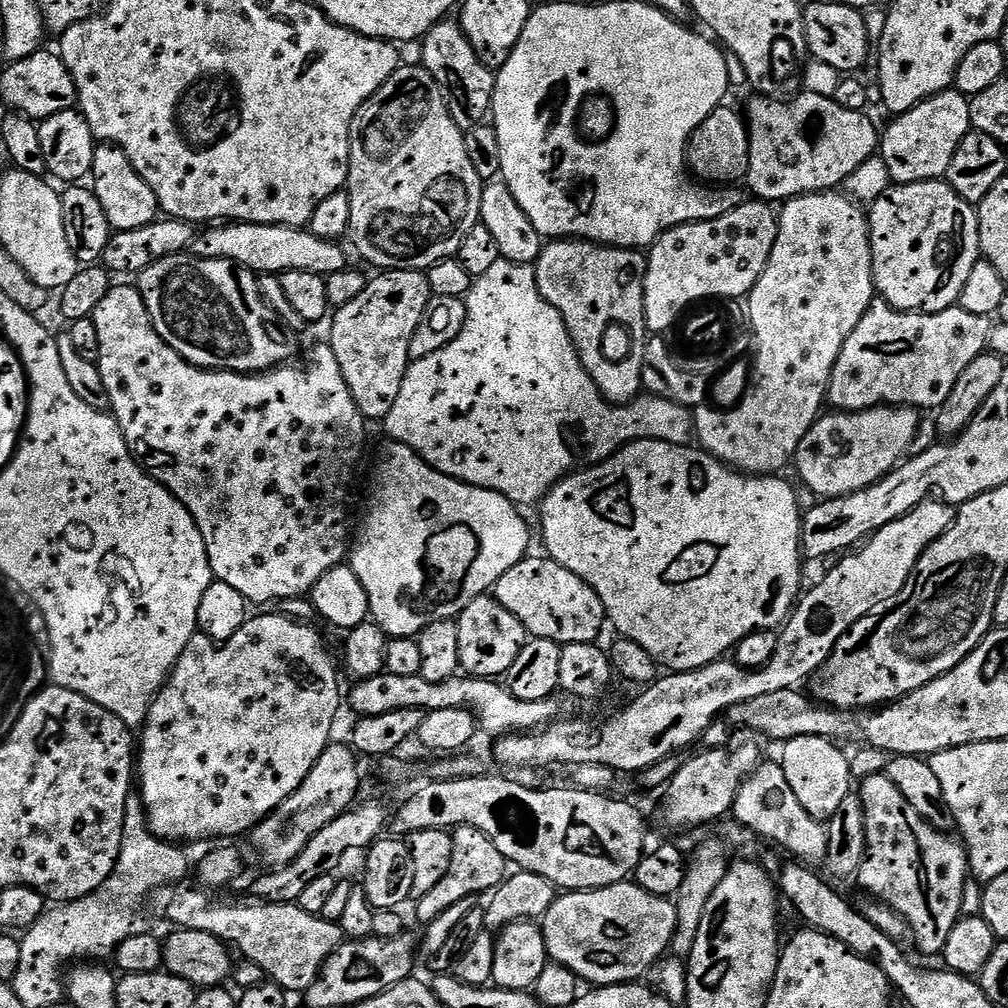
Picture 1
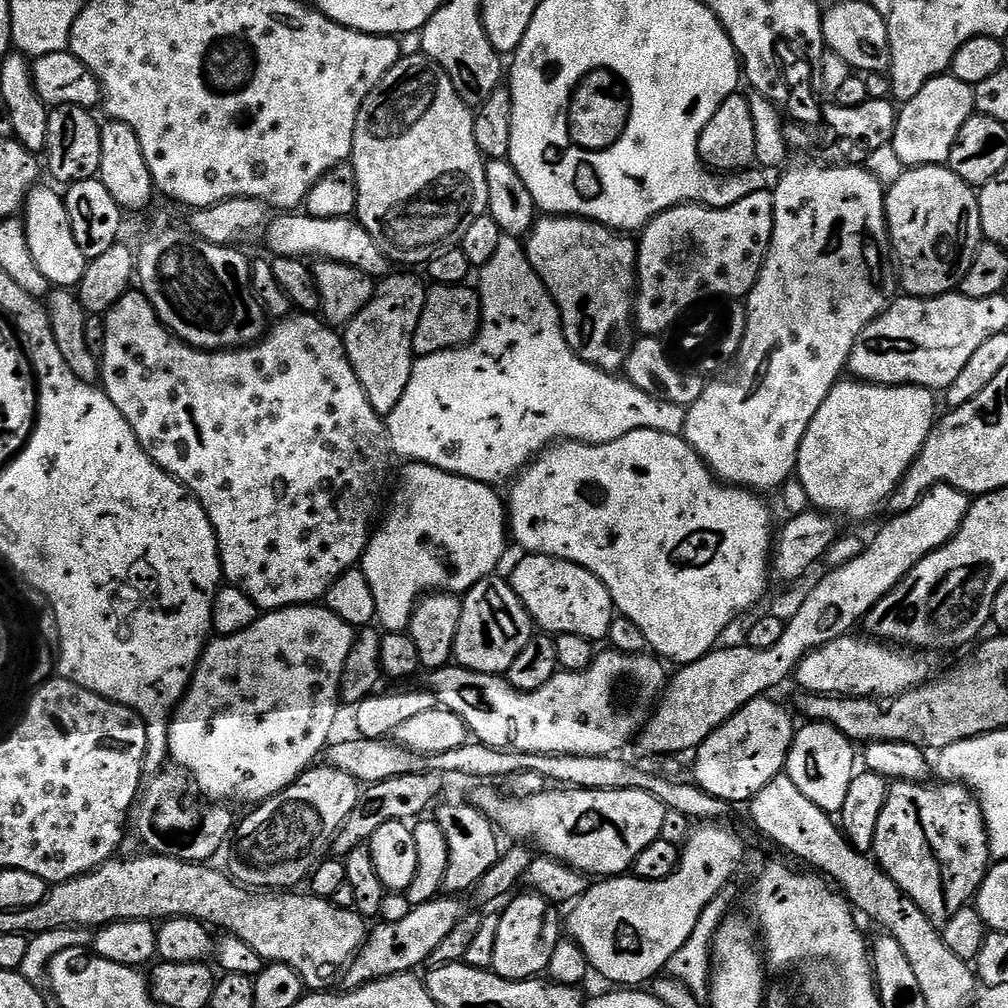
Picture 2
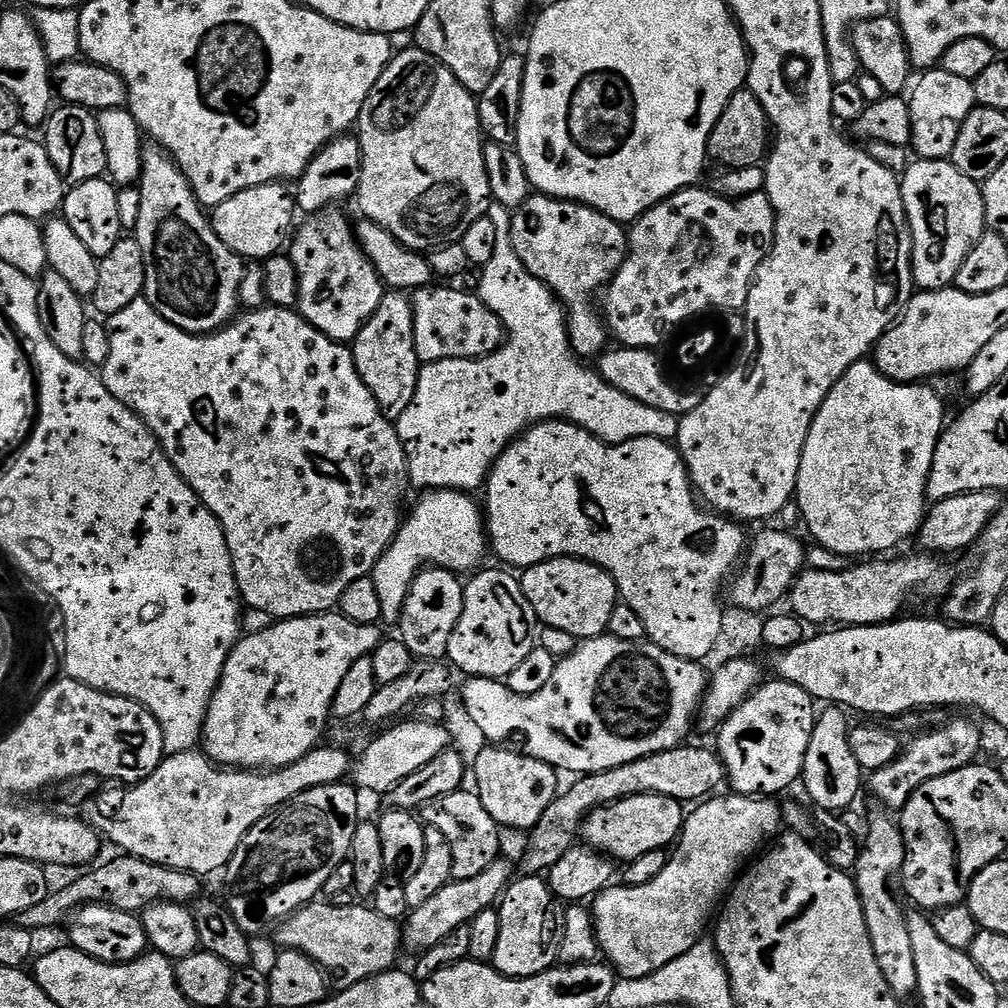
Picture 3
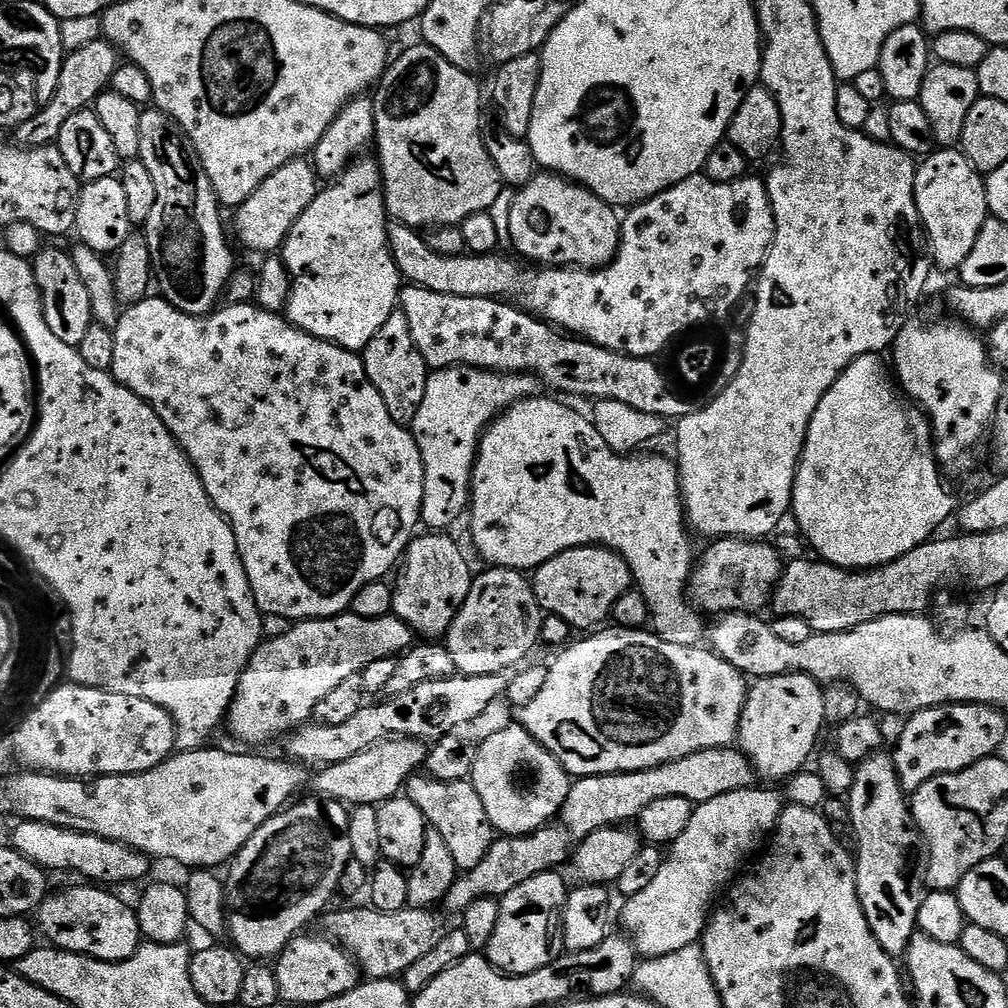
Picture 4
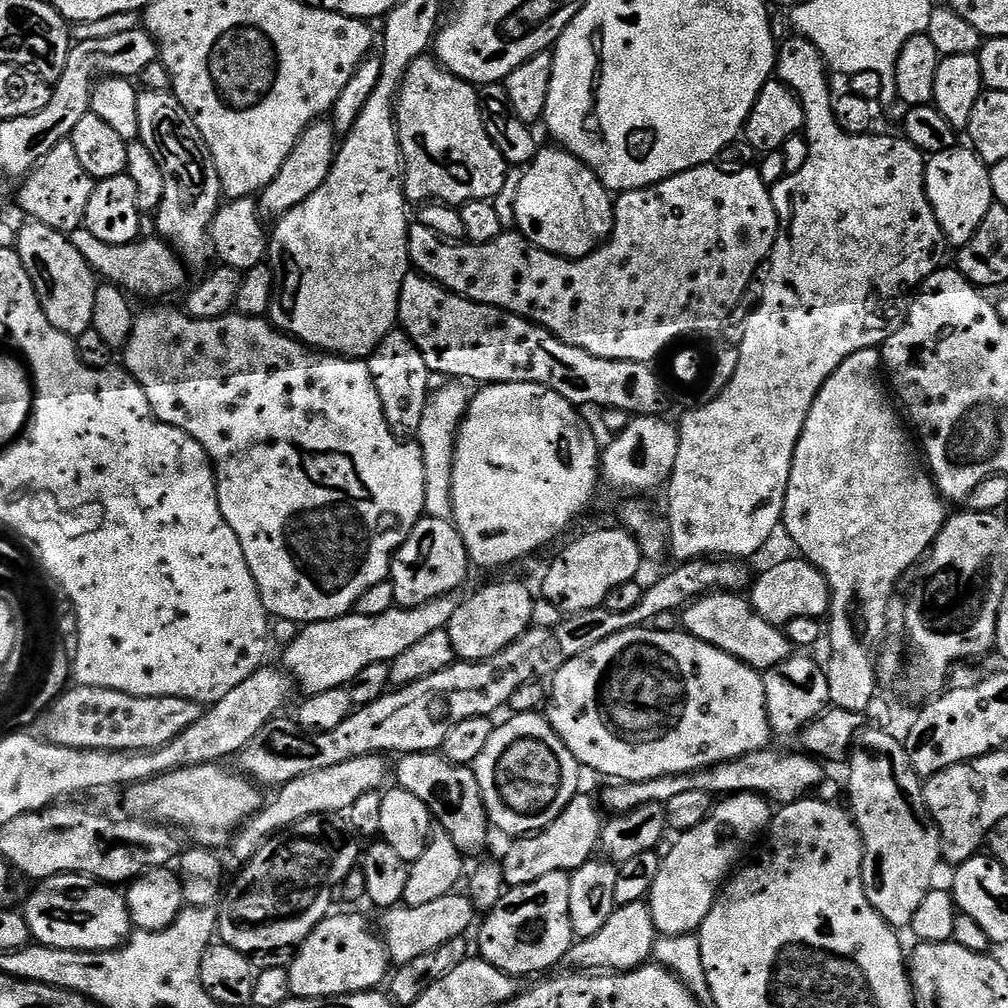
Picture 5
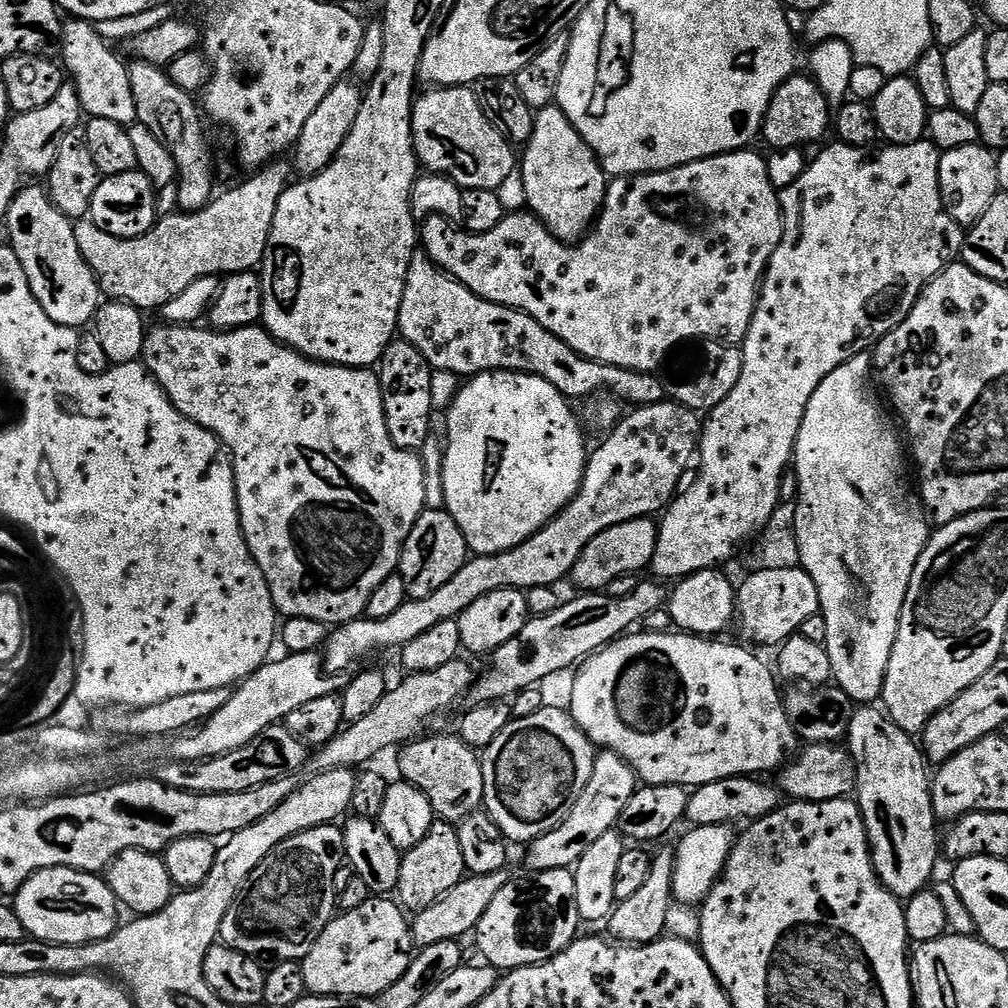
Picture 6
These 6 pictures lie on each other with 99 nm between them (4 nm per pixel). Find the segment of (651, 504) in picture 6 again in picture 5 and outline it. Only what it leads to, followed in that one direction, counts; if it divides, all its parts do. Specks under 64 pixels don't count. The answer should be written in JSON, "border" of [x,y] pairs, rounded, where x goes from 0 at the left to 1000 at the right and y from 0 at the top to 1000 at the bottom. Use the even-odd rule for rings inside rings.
{"border":[[[632,413],[624,416],[622,425],[610,430],[597,448],[597,476],[611,488],[624,488],[627,494],[635,494],[638,488],[658,485],[667,473],[669,458],[673,454],[672,422],[659,413]],[[447,590],[414,603],[392,602],[374,611],[346,609],[334,615],[316,615],[314,619],[299,622],[295,632],[281,644],[281,662],[297,682],[299,679],[303,683],[305,689],[340,683],[348,679],[358,665],[363,665],[363,661],[385,659],[393,655],[395,649],[403,649],[403,645],[423,633],[423,629],[443,623],[446,613],[450,613],[453,598],[453,592]]]}

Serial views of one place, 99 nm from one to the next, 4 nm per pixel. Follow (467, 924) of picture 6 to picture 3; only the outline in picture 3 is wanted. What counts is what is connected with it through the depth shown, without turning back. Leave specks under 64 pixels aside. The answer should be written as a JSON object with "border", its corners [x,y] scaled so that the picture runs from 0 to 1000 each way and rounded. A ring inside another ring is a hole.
{"border":[[[353,895],[347,899],[317,896],[304,897],[285,913],[278,914],[273,925],[279,941],[307,948],[321,961],[331,976],[333,971],[332,979],[337,982],[349,980],[355,974],[386,963],[392,957],[389,955],[399,941],[399,921],[394,914],[380,910],[369,899],[356,901]]]}

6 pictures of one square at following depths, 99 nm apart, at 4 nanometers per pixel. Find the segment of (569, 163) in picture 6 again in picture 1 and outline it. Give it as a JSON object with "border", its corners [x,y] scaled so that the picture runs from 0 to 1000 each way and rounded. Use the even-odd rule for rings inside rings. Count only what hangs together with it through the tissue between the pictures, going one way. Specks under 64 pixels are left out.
{"border":[[[552,236],[541,241],[538,252],[532,257],[532,287],[558,312],[562,327],[567,333],[567,341],[575,350],[575,362],[608,401],[621,401],[636,392],[637,363],[641,322],[639,320],[639,273],[643,267],[643,255],[629,246],[609,246],[605,242],[594,243],[586,238],[574,236]],[[603,329],[615,341],[599,341]]]}

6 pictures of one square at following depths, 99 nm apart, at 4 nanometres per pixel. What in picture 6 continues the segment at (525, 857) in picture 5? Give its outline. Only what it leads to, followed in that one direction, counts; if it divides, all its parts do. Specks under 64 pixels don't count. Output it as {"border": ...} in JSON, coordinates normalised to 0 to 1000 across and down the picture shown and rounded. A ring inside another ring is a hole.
{"border":[[[596,745],[589,756],[589,764],[581,784],[577,784],[577,792],[561,813],[550,823],[527,834],[529,866],[550,863],[551,861],[566,862],[597,831],[597,827],[608,824],[615,816],[617,804],[621,804],[621,796],[630,788],[633,781],[631,765],[616,752],[612,746]]]}

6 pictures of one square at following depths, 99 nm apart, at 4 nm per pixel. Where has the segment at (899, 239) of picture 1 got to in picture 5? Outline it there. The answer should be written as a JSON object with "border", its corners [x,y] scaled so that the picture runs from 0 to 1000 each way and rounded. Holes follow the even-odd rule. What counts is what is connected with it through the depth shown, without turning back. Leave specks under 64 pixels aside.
{"border":[[[963,146],[939,147],[920,156],[917,180],[921,199],[941,243],[948,248],[955,246],[962,240],[962,236],[966,236],[970,224],[974,224],[974,216],[978,216],[978,208],[982,208],[986,201],[981,164],[976,163]]]}

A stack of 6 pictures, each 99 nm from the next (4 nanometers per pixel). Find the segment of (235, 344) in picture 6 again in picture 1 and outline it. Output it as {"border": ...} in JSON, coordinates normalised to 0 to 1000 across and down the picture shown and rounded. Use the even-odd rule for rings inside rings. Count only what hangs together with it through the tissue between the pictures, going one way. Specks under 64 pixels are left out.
{"border":[[[117,281],[111,284],[105,294],[101,296],[101,300],[99,300],[96,306],[91,310],[89,316],[93,319],[93,323],[97,327],[97,343],[99,344],[99,356],[97,360],[99,362],[99,370],[101,371],[101,379],[105,383],[110,412],[114,413],[115,418],[118,419],[121,431],[127,439],[127,445],[129,445],[131,451],[139,457],[143,467],[146,468],[148,472],[152,472],[165,486],[169,486],[169,490],[173,490],[173,494],[177,494],[177,498],[181,498],[181,502],[185,502],[185,506],[188,506],[188,510],[192,514],[192,518],[200,530],[200,538],[204,538],[204,550],[208,554],[210,570],[215,576],[230,581],[251,600],[252,598],[266,599],[269,595],[281,597],[305,592],[307,588],[309,588],[310,582],[315,577],[315,573],[317,573],[323,565],[327,565],[331,562],[342,559],[343,553],[347,548],[347,536],[345,540],[345,483],[348,482],[349,471],[352,470],[353,463],[356,462],[357,455],[361,452],[361,424],[363,424],[363,418],[361,412],[355,407],[351,395],[347,391],[347,383],[343,383],[343,375],[339,375],[339,367],[335,363],[335,355],[331,355],[331,347],[329,346],[328,340],[321,339],[321,341],[312,342],[306,349],[306,362],[304,362],[303,365],[297,365],[294,359],[287,359],[276,365],[267,365],[264,369],[252,369],[249,371],[244,369],[219,369],[213,365],[197,365],[188,359],[185,359],[162,335],[160,335],[157,331],[157,327],[153,327],[153,319],[145,308],[145,300],[143,299],[142,292],[139,291],[138,285],[131,283],[130,286],[127,282],[117,283]]]}

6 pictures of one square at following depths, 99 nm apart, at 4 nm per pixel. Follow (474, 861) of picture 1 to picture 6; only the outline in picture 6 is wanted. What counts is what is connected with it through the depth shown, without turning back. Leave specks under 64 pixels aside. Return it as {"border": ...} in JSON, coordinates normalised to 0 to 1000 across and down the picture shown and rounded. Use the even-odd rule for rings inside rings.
{"border":[[[427,729],[403,737],[396,743],[397,766],[401,769],[398,771],[427,792],[429,805],[436,813],[457,815],[471,807],[480,796],[477,751],[473,743],[465,740],[455,729]]]}

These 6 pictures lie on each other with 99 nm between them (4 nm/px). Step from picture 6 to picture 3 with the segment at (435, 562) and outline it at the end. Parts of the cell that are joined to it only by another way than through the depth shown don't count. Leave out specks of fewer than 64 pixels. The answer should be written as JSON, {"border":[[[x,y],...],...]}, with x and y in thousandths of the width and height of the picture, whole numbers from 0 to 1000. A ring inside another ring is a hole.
{"border":[[[425,562],[407,581],[395,620],[395,634],[413,655],[439,656],[446,645],[446,633],[458,613],[461,576],[445,563]]]}

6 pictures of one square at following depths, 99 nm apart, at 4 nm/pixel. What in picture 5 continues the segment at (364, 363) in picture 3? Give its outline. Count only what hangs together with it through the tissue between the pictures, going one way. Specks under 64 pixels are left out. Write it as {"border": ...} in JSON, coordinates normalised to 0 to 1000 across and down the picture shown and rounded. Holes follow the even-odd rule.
{"border":[[[391,327],[379,335],[377,342],[364,354],[363,360],[371,375],[375,395],[379,395],[379,407],[387,427],[398,435],[412,434],[415,423],[419,423],[419,411],[427,396],[427,370],[423,355],[419,355],[415,343],[411,343],[409,336],[400,327]]]}

